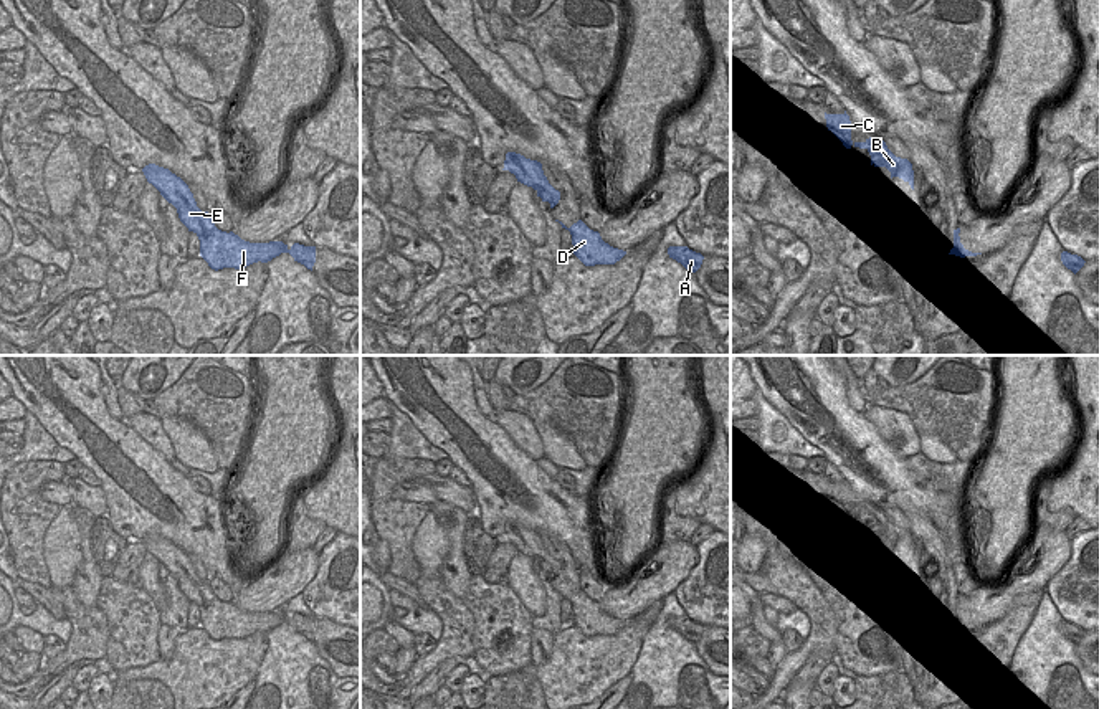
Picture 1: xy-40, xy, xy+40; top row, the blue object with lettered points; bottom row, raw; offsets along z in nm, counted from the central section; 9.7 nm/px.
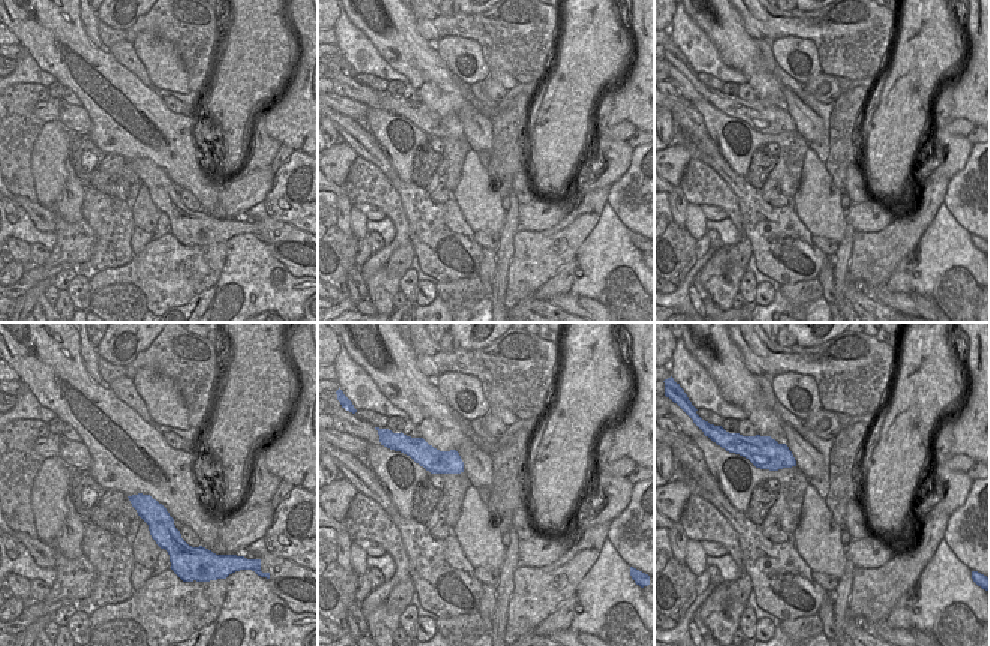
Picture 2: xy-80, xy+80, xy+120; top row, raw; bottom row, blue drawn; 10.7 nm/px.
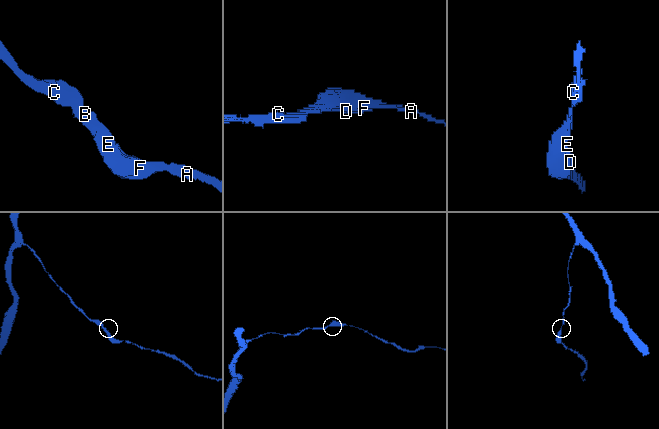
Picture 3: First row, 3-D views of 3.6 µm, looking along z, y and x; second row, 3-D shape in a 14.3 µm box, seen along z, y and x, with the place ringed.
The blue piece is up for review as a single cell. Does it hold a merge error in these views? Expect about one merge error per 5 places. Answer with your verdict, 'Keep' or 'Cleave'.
Keep

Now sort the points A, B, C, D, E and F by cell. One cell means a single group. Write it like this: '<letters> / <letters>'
A B C D E F

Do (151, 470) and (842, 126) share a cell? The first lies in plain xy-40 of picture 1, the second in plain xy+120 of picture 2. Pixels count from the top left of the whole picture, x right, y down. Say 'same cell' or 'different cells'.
different cells

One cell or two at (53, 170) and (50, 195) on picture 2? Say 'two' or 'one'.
one

